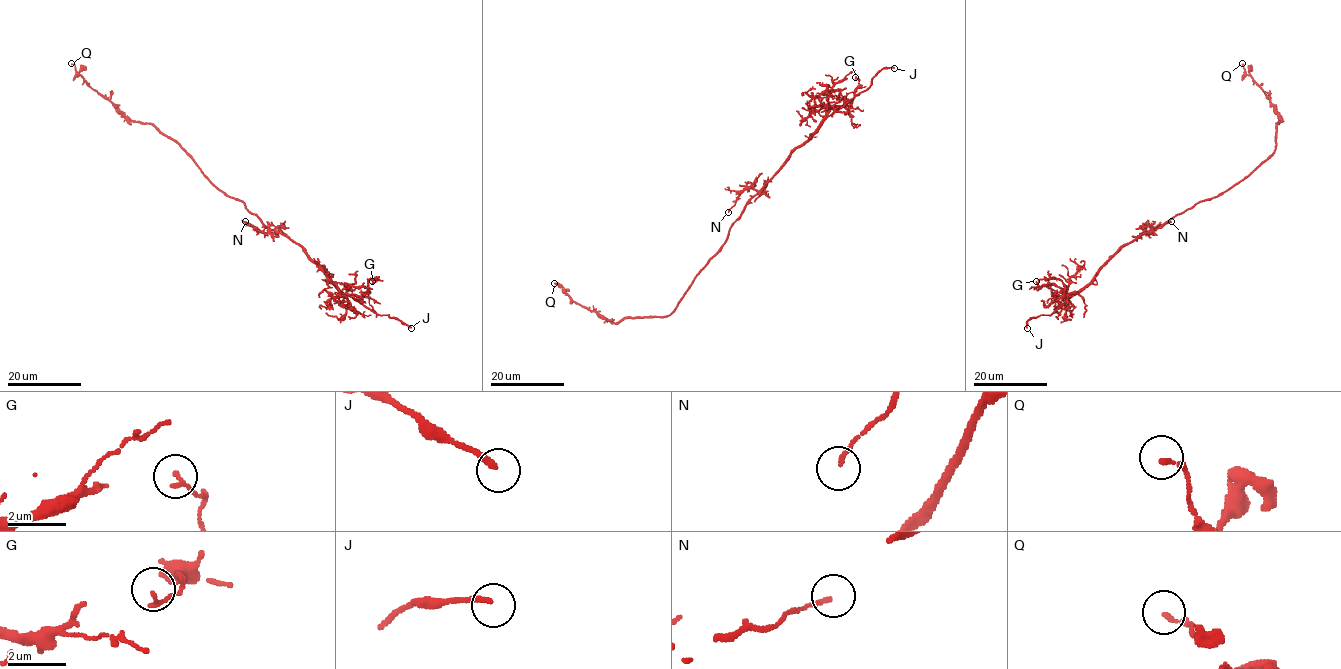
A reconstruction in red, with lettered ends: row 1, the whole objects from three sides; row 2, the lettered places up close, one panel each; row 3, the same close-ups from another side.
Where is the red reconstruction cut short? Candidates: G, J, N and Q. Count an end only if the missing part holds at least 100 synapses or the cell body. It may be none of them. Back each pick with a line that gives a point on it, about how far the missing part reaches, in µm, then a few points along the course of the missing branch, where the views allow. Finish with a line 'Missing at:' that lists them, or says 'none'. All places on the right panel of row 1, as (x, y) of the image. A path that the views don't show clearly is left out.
J: at (1027, 328); about 20 µm are missing; missing branch runs (1027, 328), (1029, 336), (1023, 346), (1023, 360), (1011, 369)
Missing at: J

